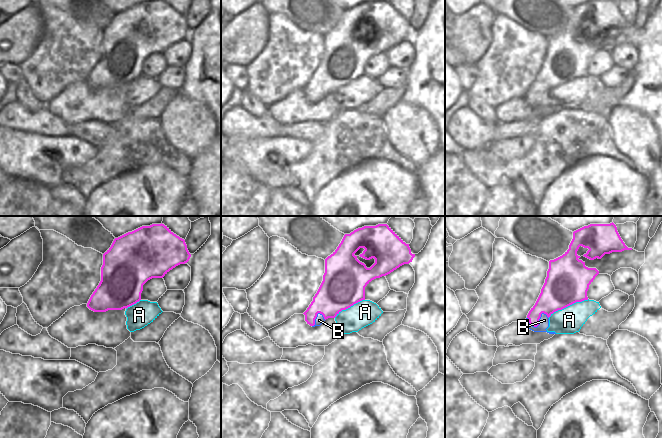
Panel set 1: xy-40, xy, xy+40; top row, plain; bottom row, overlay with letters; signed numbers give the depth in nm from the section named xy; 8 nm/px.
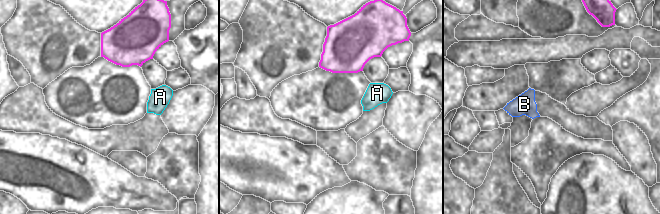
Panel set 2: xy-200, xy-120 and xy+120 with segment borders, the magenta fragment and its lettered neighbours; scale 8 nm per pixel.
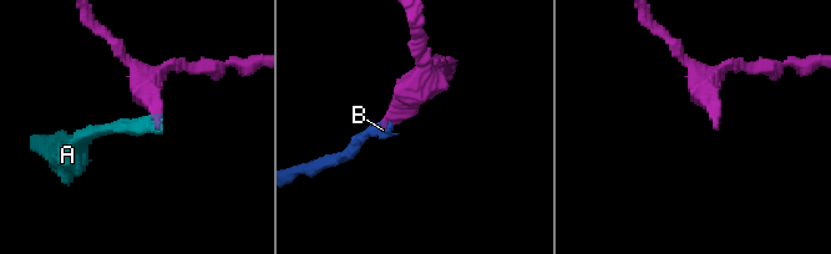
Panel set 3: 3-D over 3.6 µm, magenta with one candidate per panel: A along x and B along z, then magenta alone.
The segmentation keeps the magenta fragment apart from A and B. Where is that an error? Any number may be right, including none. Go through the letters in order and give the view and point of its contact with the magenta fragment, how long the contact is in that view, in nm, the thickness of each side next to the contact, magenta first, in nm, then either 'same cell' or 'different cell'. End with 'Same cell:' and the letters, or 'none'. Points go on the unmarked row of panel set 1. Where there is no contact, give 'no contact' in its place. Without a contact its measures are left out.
A: contact xy+40 (568, 81); length 360 nm; calibres 340 and 220 nm; different cell
B: contact xy+40 (538, 98); length 180 nm; calibres 240 and 80 nm; different cell
Same cell: none

